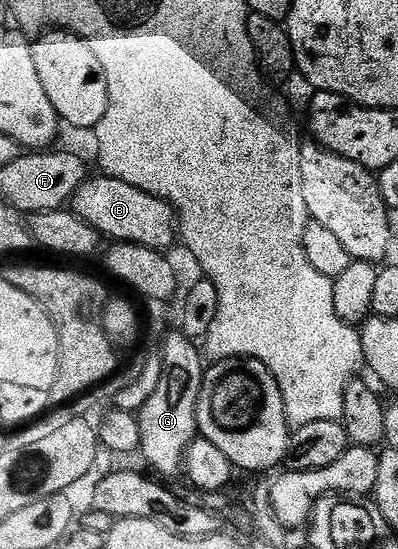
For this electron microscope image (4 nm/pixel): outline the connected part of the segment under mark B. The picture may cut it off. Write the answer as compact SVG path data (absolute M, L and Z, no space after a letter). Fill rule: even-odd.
M105 174L97 175L91 175L76 190L72 211L103 237L111 236L111 241L169 249L169 244L176 240L174 207L144 190L136 190L136 186L128 186L128 182L120 182Z

